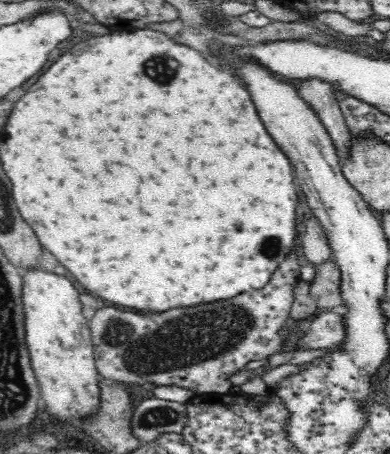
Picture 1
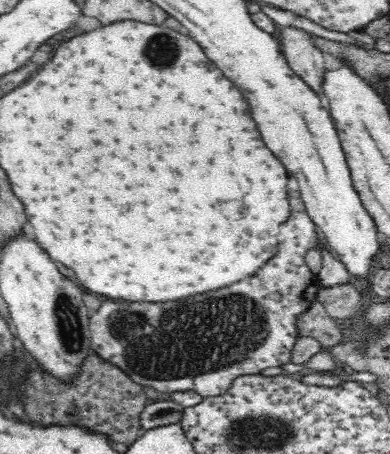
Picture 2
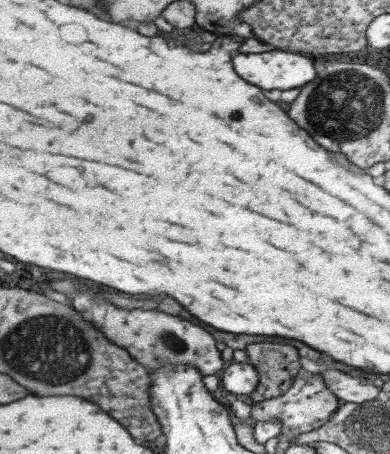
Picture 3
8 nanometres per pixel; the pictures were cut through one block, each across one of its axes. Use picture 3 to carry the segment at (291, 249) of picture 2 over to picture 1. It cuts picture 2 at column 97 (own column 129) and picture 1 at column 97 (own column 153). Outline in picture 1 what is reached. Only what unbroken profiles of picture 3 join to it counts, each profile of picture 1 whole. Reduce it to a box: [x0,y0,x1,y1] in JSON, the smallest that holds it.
[90,250,302,394]

